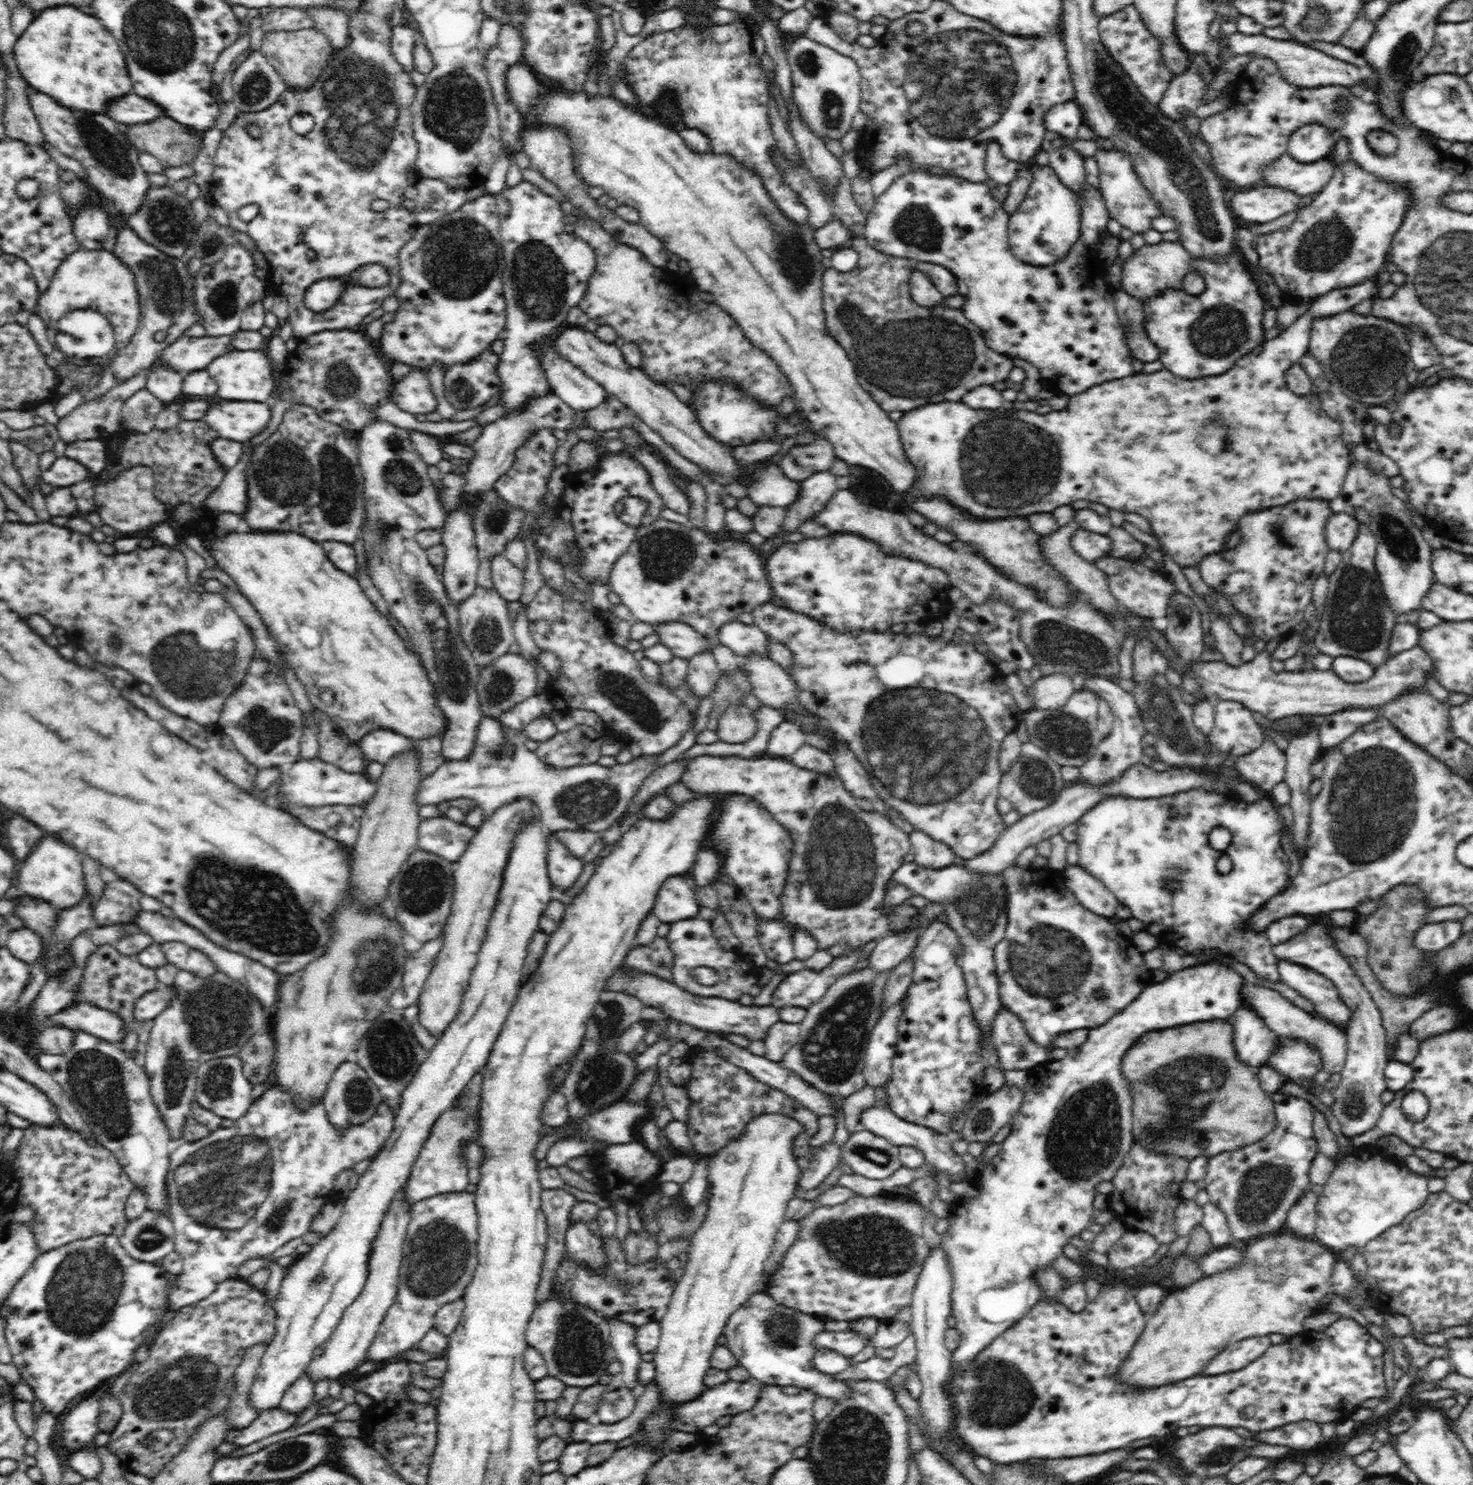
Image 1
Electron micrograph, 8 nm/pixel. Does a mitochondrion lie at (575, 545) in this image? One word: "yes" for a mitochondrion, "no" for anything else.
no

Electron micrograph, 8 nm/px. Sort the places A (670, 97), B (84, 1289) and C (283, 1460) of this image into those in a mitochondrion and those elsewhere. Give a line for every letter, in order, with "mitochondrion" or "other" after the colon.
A: other
B: mitochondrion
C: mitochondrion

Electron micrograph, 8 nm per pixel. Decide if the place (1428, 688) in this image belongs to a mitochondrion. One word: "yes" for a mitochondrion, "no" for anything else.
no

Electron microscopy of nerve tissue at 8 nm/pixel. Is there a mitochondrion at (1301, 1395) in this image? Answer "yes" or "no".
no

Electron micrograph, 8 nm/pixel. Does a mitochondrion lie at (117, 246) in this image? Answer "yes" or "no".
no

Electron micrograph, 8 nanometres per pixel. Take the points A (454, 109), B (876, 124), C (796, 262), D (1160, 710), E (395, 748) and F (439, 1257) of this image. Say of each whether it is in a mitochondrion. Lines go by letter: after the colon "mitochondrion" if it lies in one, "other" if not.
A: mitochondrion
B: other
C: mitochondrion
D: mitochondrion
E: other
F: mitochondrion

